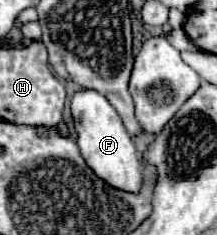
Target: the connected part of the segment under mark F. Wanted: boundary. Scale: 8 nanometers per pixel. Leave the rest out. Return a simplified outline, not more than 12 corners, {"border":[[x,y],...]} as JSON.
{"border":[[95,89],[71,99],[77,145],[97,177],[137,193],[141,159]]}

